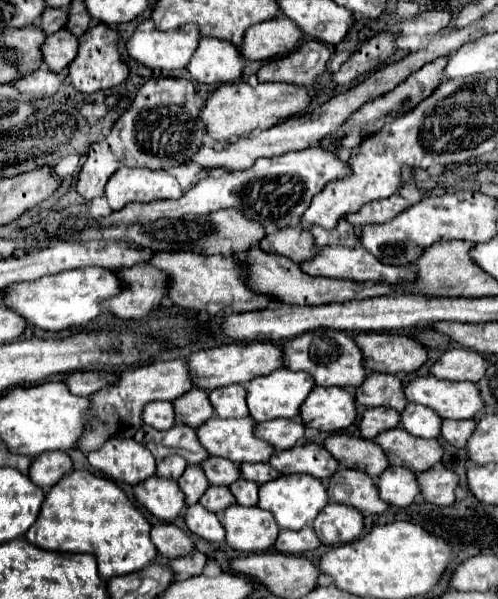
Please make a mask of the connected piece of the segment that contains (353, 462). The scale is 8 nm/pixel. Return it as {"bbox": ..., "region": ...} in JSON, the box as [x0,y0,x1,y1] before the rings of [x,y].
{"bbox":[324,433,390,477],"region":[[[336,433],[324,441],[324,447],[340,461],[342,467],[360,469],[372,477],[380,477],[390,465],[382,447],[374,441],[350,435],[350,433]]]}

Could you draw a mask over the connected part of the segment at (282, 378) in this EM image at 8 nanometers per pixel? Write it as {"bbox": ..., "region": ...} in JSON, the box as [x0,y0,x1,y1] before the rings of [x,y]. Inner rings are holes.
{"bbox":[246,367,316,423],"region":[[[286,367],[276,369],[274,373],[266,375],[266,377],[256,377],[252,379],[252,383],[248,383],[246,391],[248,391],[248,409],[250,415],[262,423],[262,421],[272,421],[272,419],[294,419],[300,415],[300,405],[304,403],[304,399],[310,395],[310,391],[316,387],[314,377],[302,371],[290,371]]]}

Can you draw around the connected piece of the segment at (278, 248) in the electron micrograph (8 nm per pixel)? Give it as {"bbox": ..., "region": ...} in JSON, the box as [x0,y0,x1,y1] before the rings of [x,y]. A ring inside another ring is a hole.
{"bbox":[258,225,316,263],"region":[[[300,225],[270,233],[258,245],[268,253],[280,253],[294,263],[302,263],[304,259],[312,259],[316,255],[316,245],[310,231],[304,231]]]}

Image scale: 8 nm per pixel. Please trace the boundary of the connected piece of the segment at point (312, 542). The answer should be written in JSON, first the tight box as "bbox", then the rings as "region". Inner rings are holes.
{"bbox":[274,527,320,555],"region":[[[302,527],[300,531],[280,531],[274,551],[280,553],[290,553],[290,555],[300,555],[304,551],[312,551],[320,547],[320,539],[316,537],[312,527]]]}

